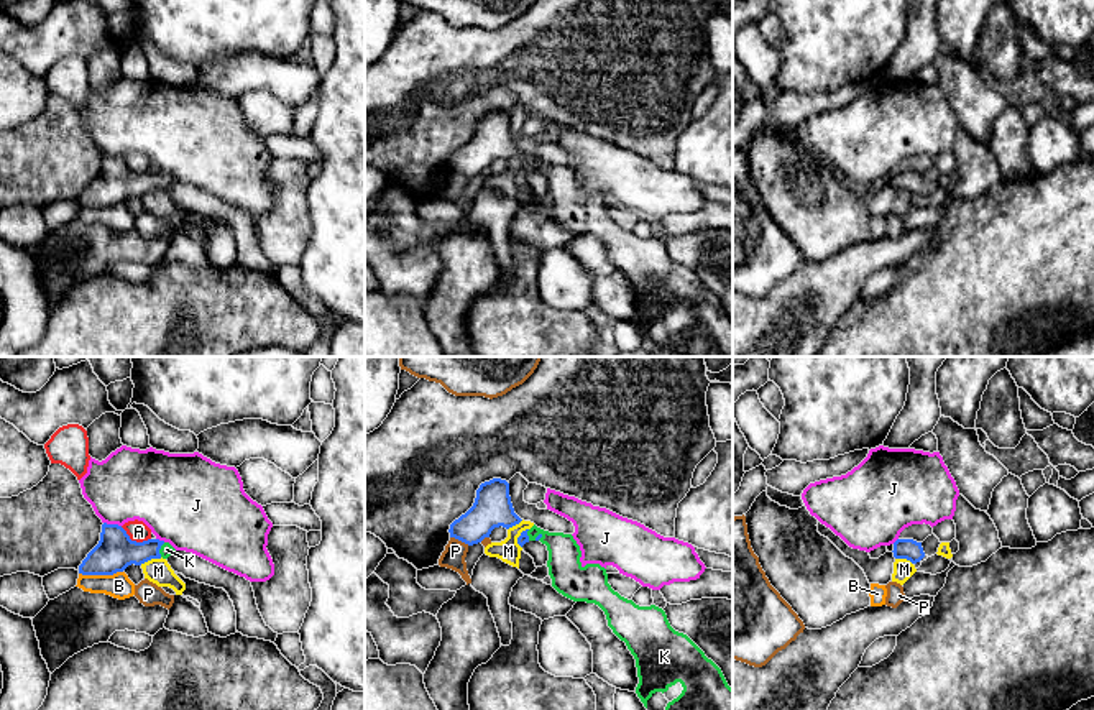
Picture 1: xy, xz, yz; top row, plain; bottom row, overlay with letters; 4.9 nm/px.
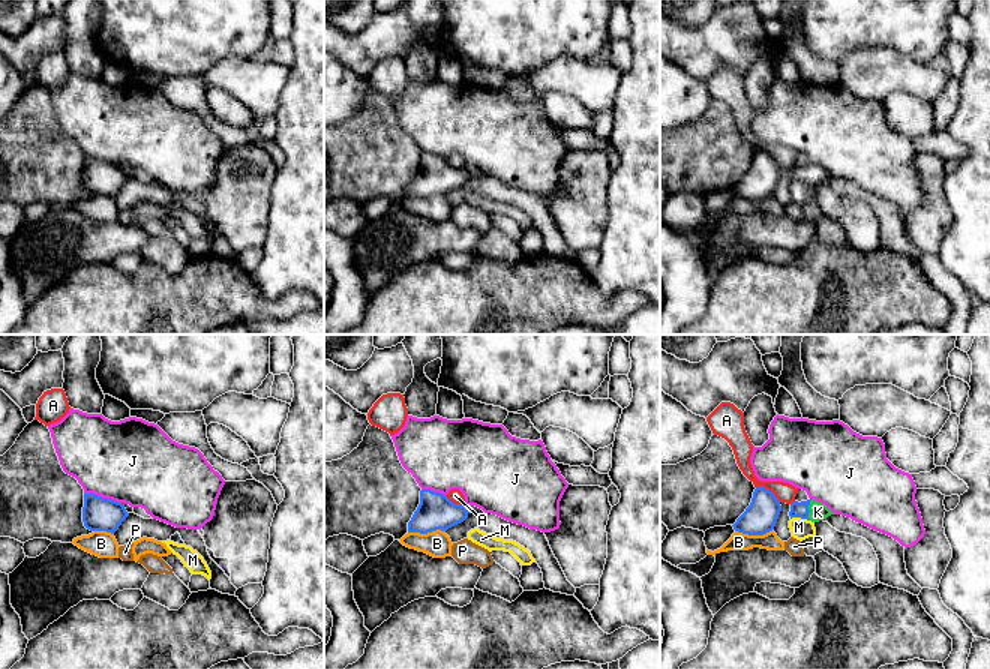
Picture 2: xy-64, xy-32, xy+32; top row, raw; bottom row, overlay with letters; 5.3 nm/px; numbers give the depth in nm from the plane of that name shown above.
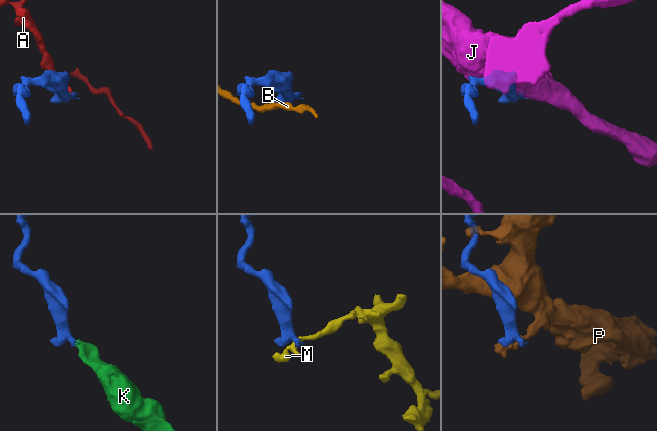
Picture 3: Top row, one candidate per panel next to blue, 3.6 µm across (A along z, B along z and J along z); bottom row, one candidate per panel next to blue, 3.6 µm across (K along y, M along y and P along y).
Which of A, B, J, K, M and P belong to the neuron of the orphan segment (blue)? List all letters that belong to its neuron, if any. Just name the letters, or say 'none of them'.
K

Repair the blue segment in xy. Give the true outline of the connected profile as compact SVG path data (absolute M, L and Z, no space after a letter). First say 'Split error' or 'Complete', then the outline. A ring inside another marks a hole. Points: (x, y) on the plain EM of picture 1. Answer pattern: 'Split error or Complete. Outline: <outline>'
Split error. Outline: M102 156L99 176L79 197L82 207L113 207L128 197L141 197L151 191L168 191L176 181L164 173L131 173L118 156Z

